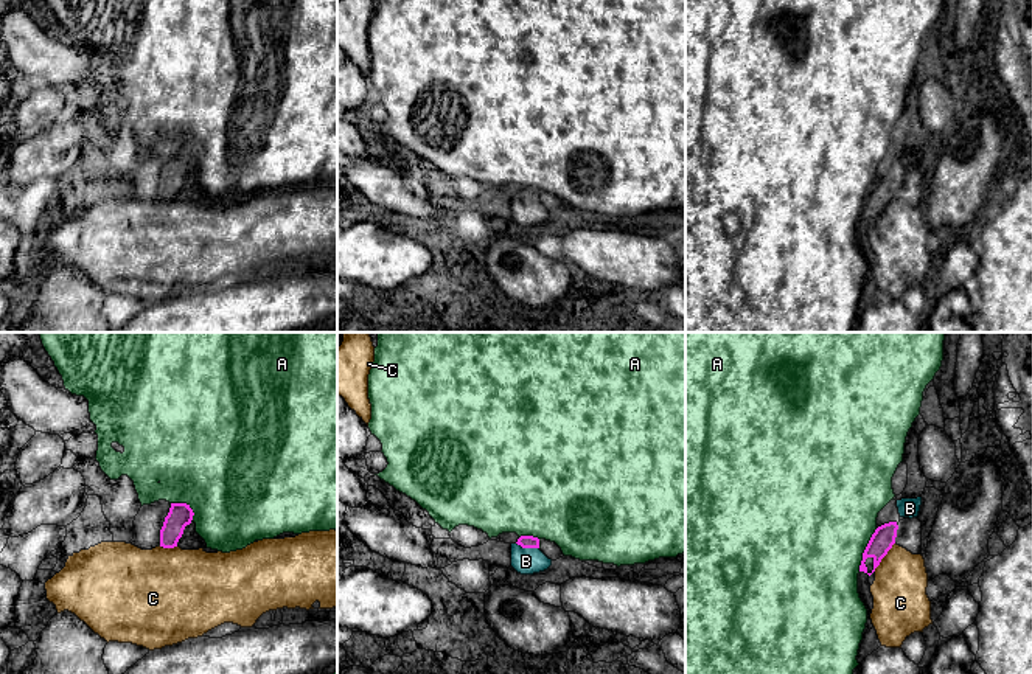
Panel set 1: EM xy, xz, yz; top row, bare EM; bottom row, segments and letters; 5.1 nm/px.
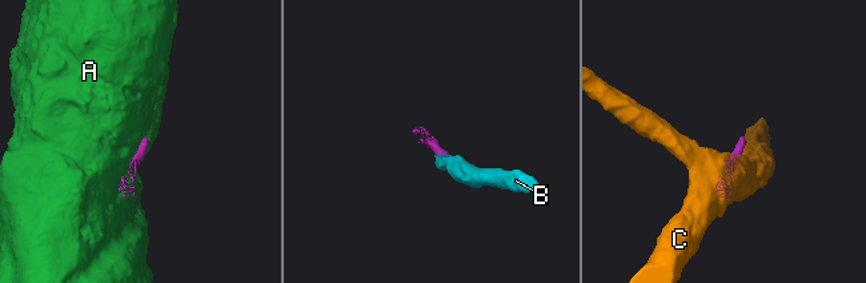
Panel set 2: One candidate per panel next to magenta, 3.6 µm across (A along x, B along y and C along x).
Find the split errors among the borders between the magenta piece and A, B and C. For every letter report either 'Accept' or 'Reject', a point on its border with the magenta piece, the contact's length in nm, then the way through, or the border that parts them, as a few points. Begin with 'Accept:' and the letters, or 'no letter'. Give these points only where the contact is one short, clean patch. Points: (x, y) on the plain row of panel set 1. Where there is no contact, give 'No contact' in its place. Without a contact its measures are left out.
Accept: B
A: Reject. Touches magenta at yz (864, 202). Shared border 240 nm
B: Accept. Touches magenta at xz (527, 199). Shared border 120 nm. Path across: xz (524, 193), (527, 199), (526, 213)
C: Reject. Touches magenta at yz (885, 207). Shared border 190 nm

